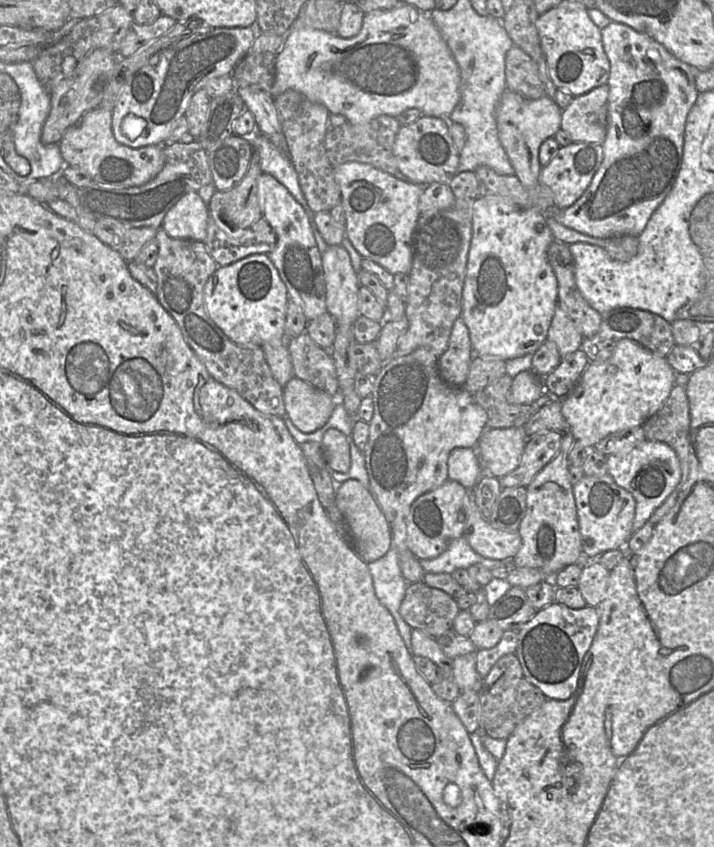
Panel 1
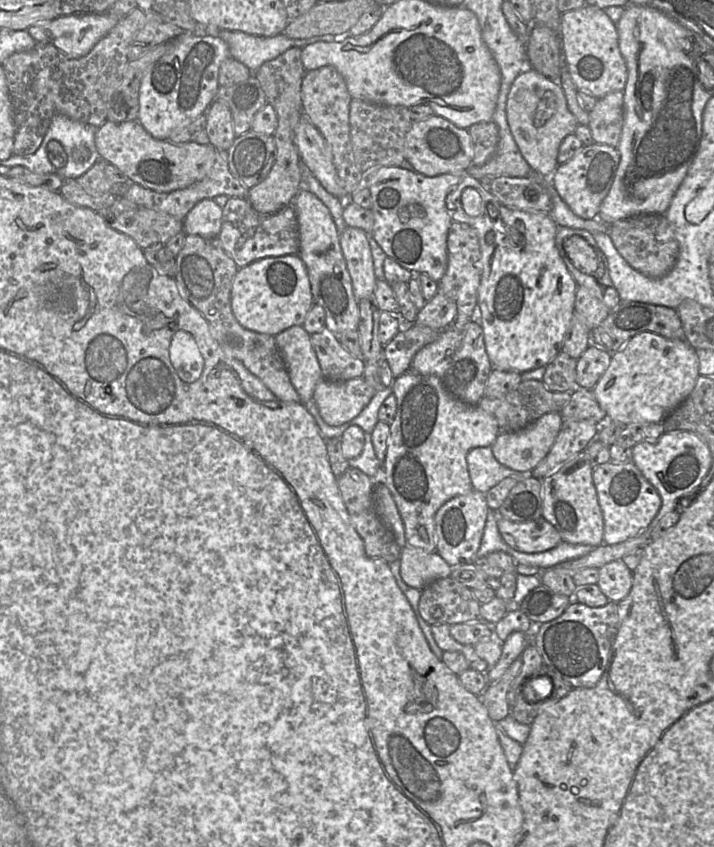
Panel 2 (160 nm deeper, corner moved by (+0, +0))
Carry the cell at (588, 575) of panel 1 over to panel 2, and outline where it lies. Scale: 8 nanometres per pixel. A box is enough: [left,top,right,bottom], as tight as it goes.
[597,560,633,602]

